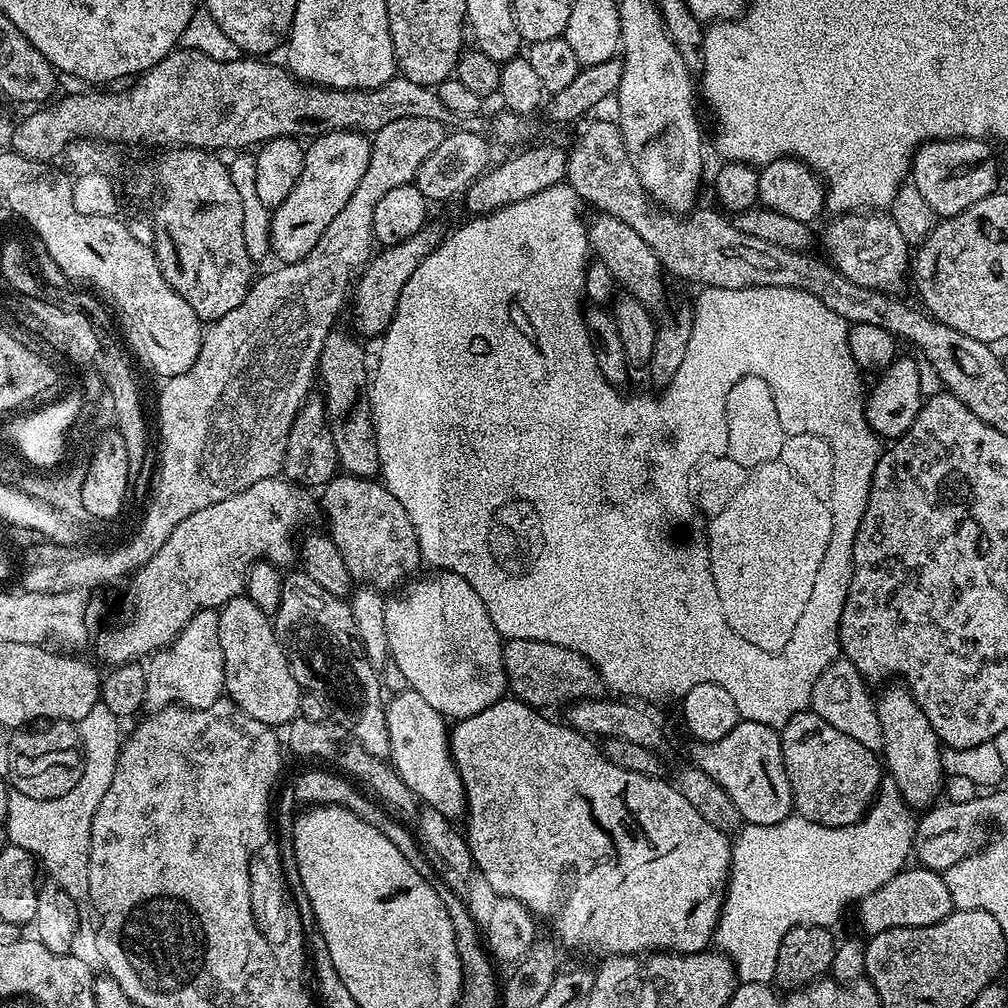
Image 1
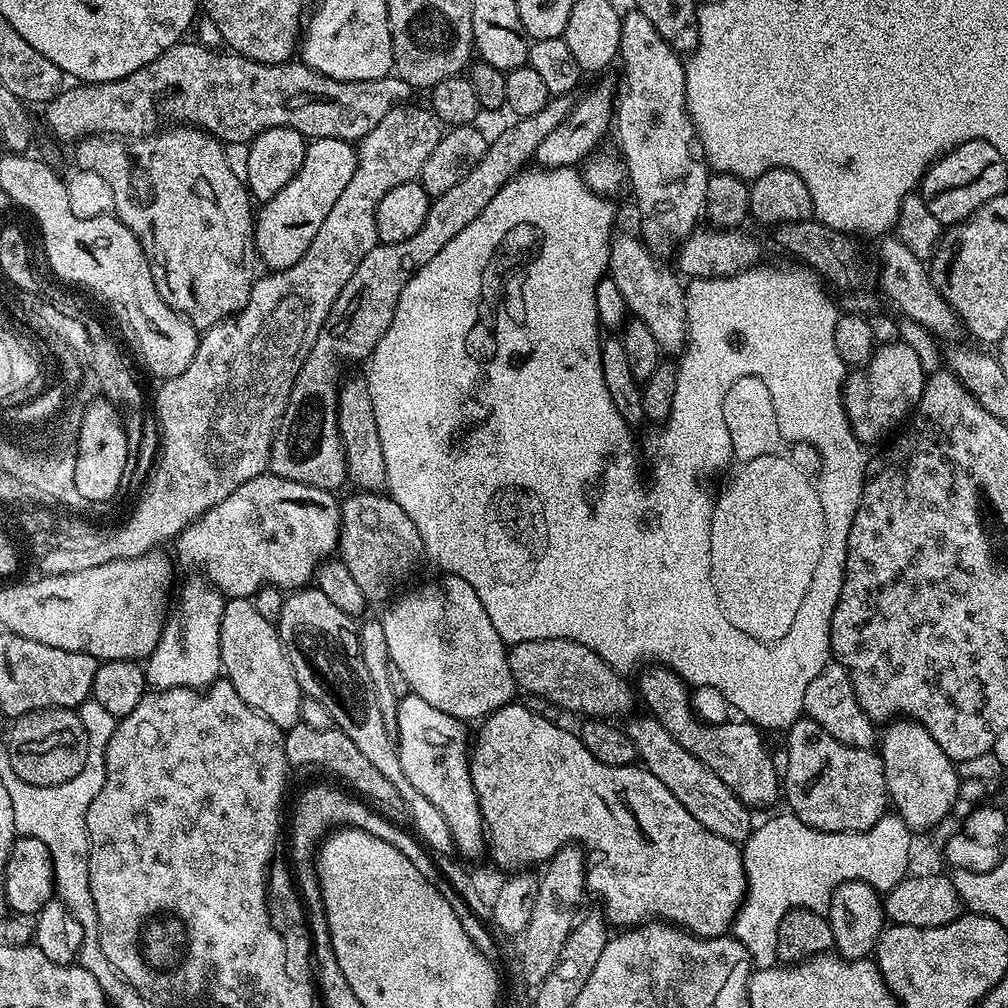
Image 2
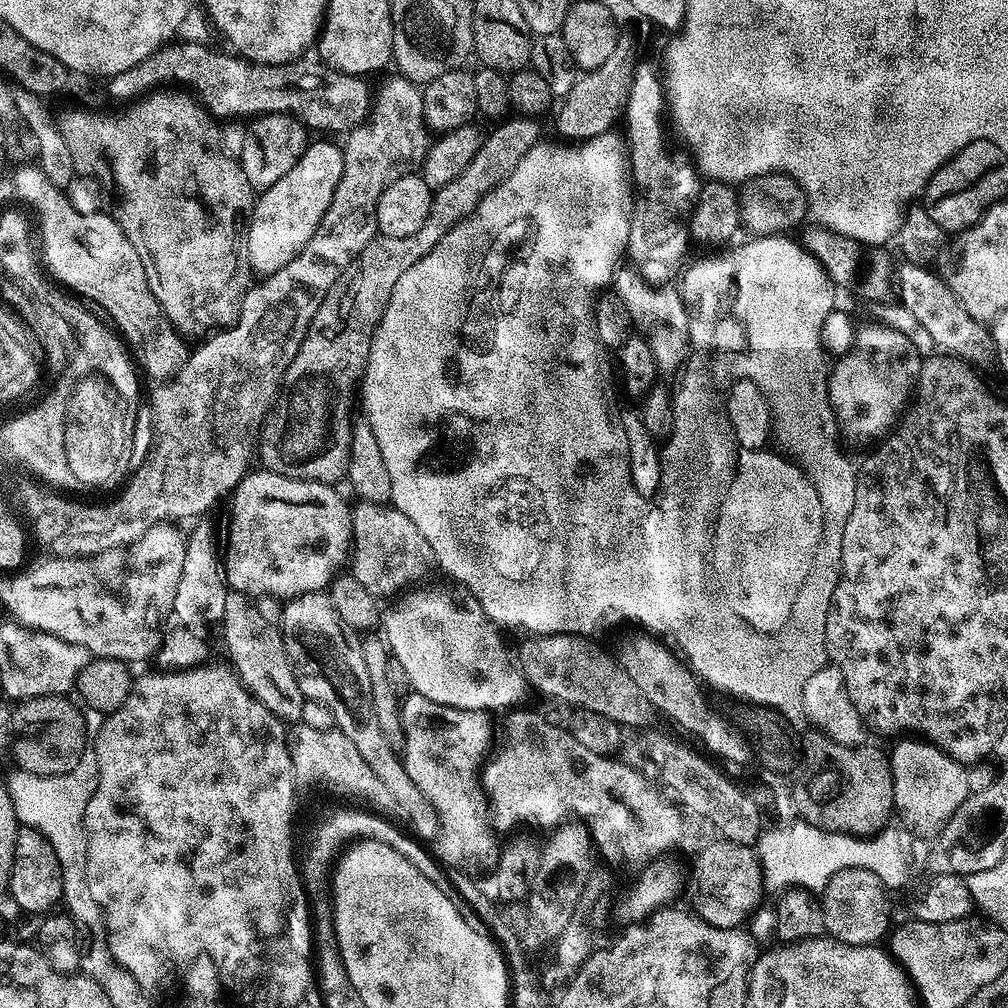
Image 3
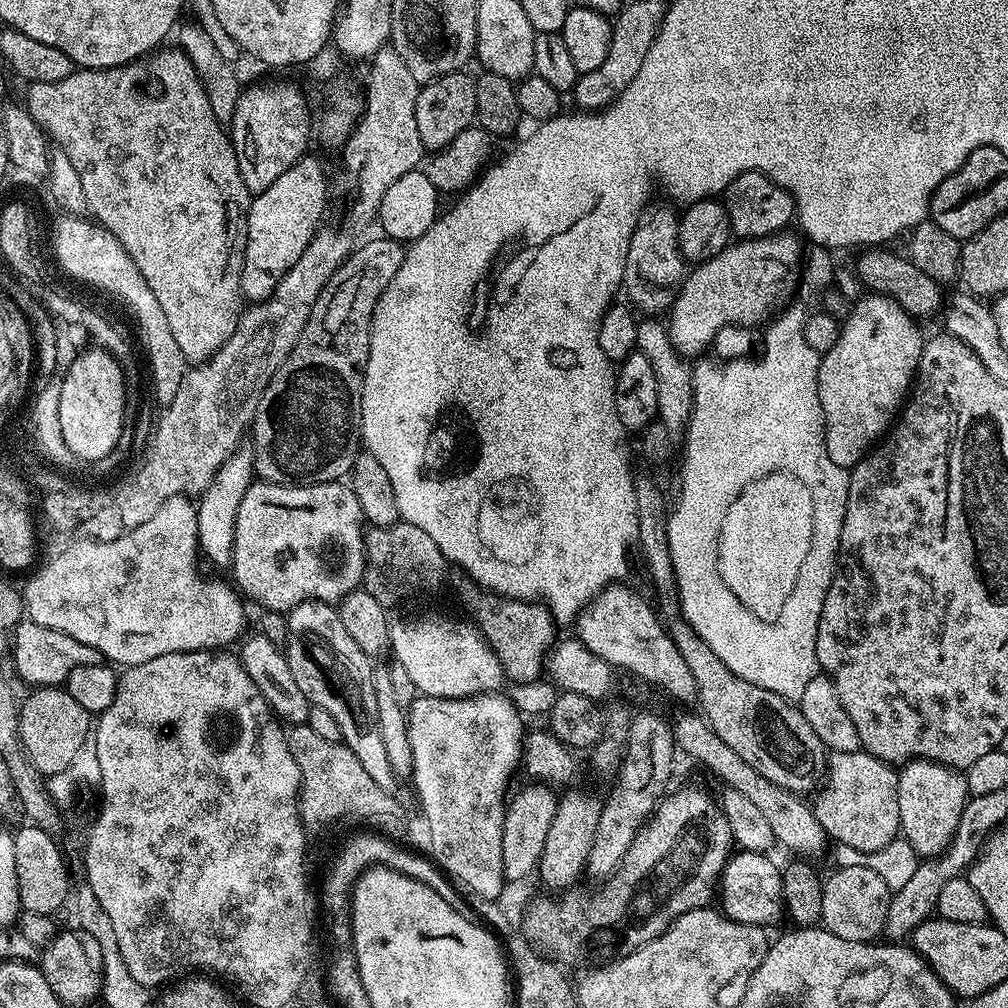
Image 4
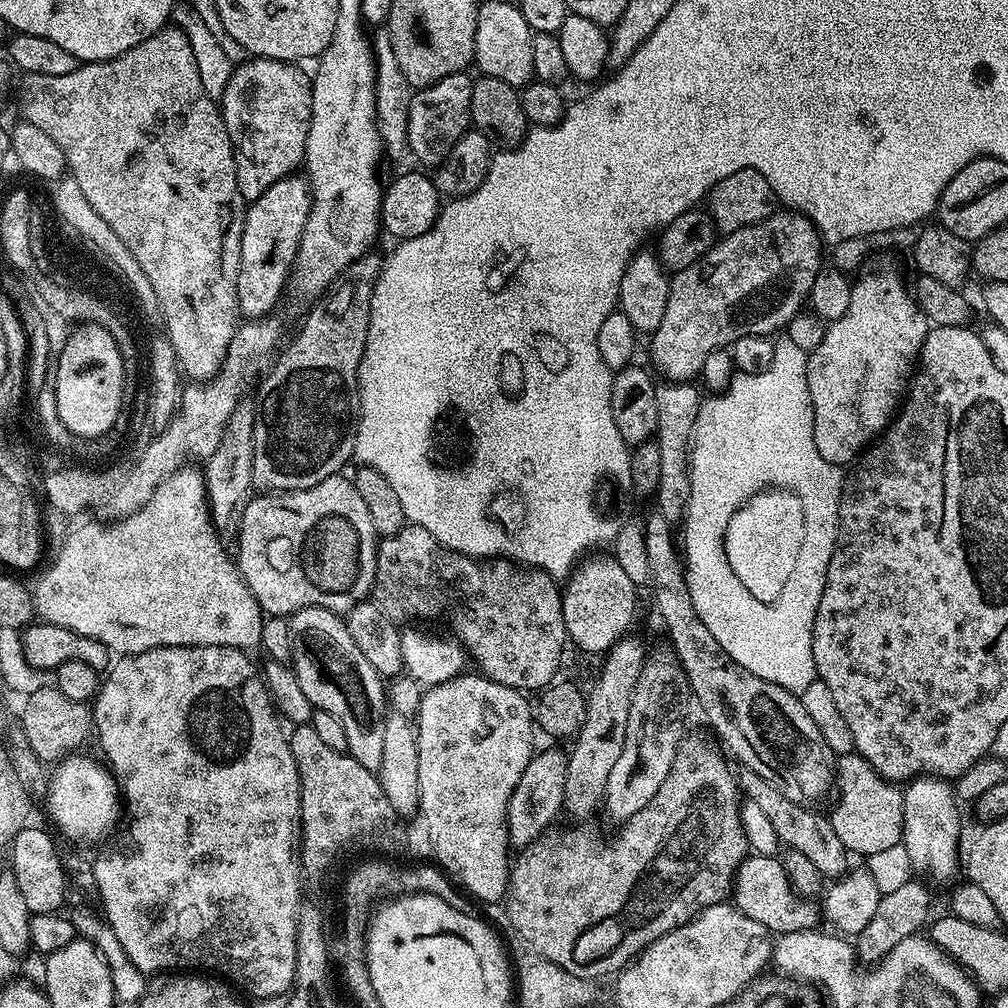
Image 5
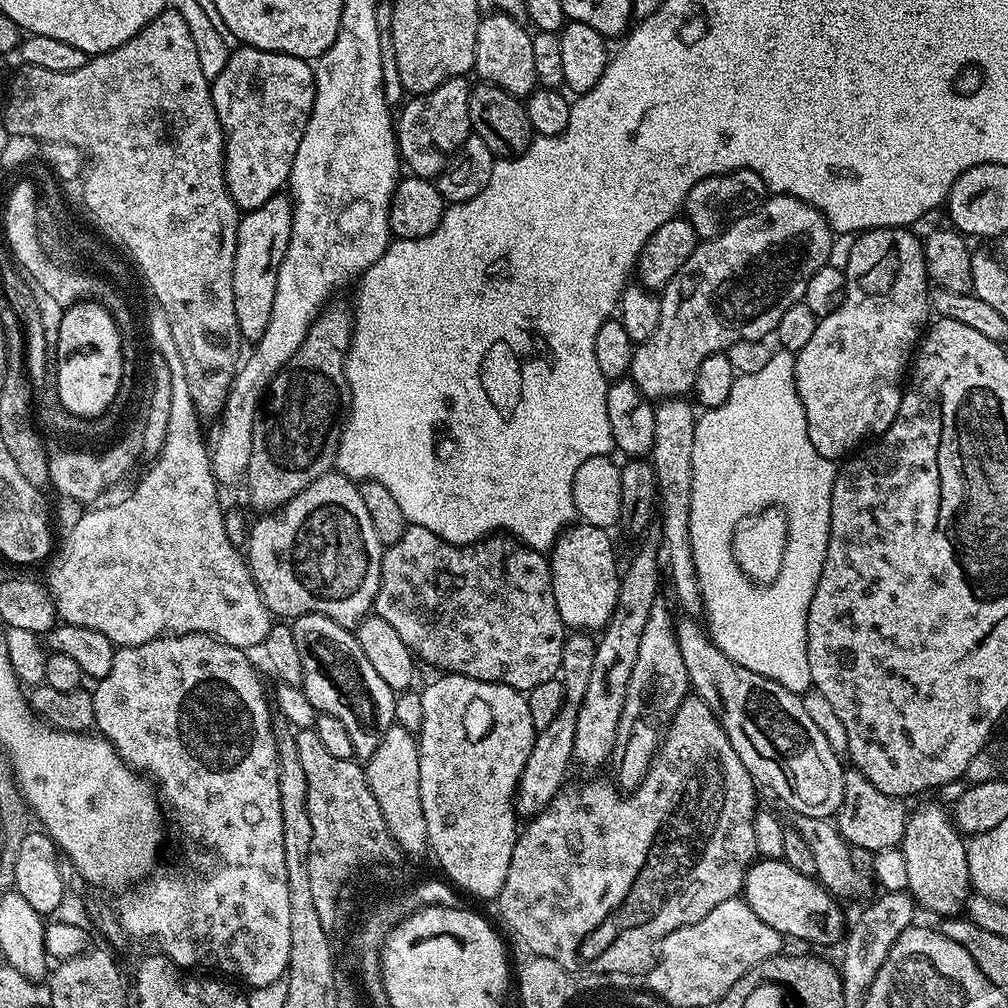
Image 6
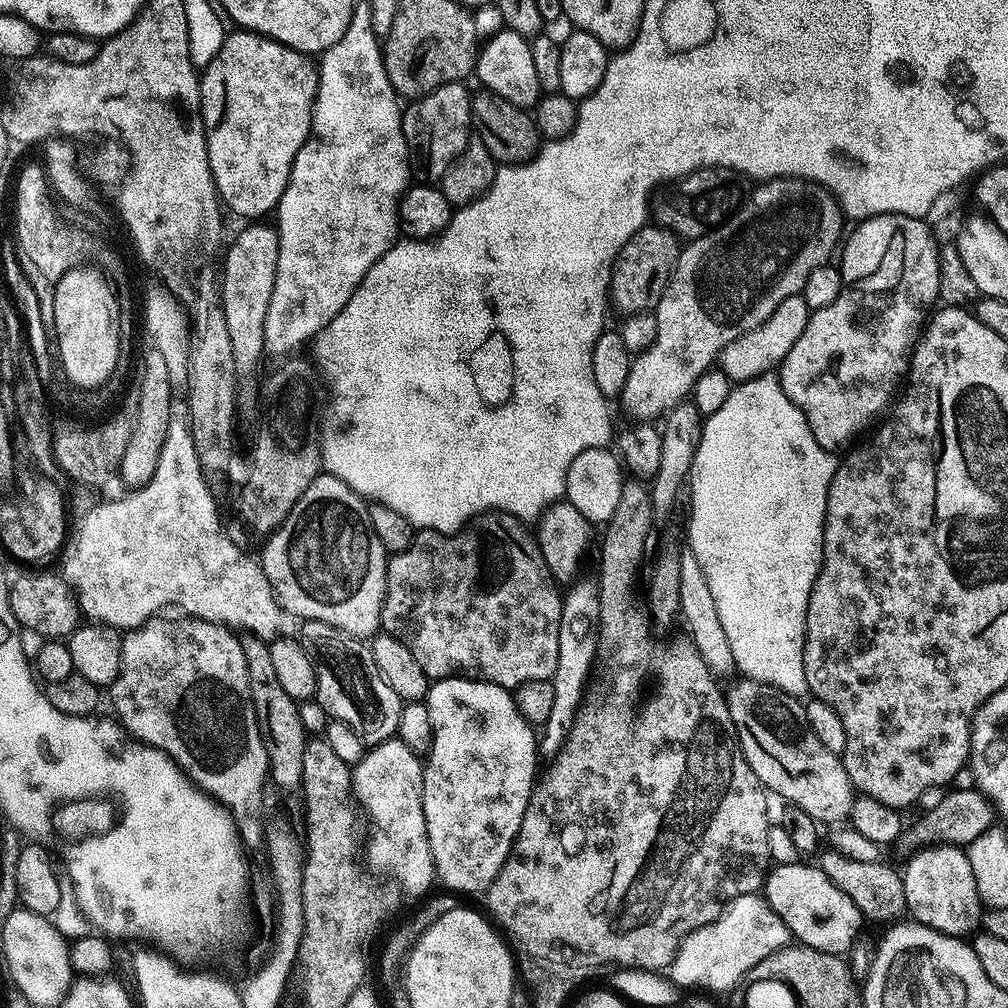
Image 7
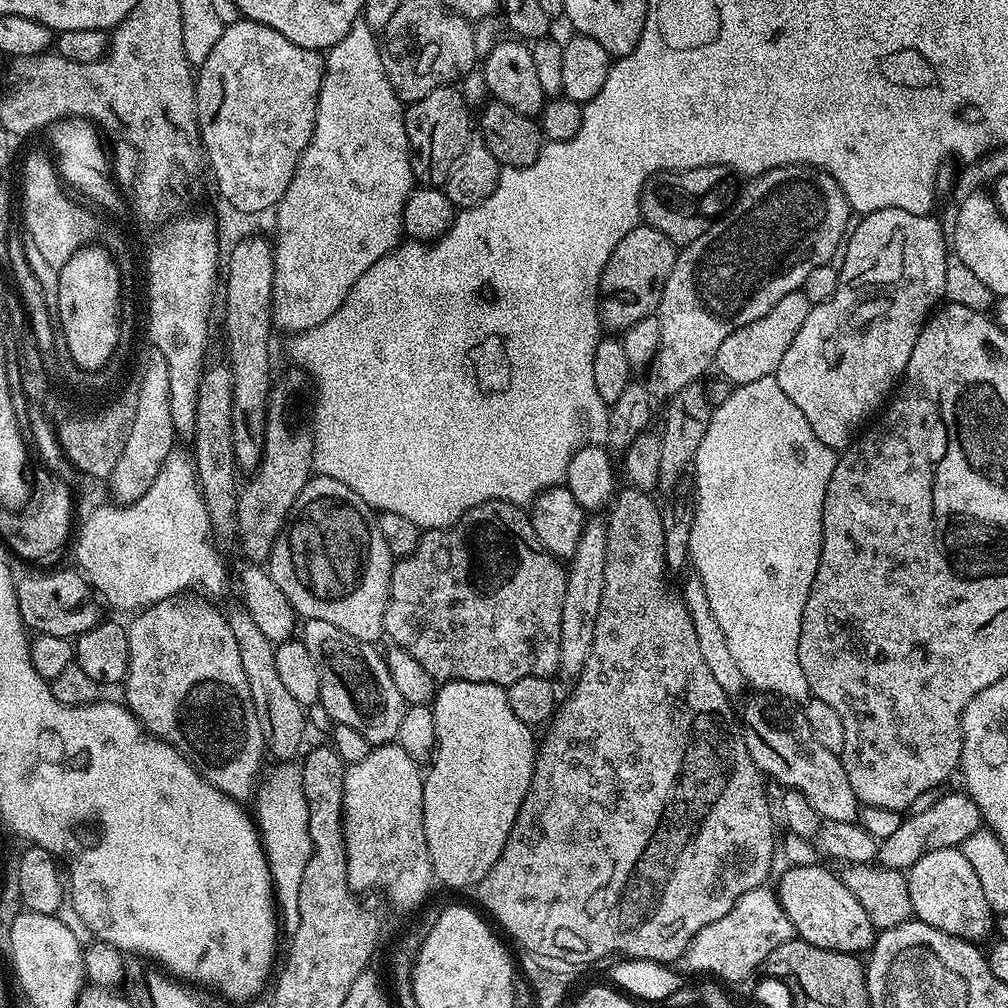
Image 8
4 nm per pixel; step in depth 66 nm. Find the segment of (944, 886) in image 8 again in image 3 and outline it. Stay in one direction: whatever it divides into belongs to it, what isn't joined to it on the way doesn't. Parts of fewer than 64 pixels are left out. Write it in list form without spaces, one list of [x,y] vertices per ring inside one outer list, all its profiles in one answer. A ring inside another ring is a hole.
[[[900,738],[890,748],[894,782],[895,815],[913,837],[939,837],[940,831],[954,818],[954,810],[968,797],[968,771],[965,765],[950,758],[923,738]]]

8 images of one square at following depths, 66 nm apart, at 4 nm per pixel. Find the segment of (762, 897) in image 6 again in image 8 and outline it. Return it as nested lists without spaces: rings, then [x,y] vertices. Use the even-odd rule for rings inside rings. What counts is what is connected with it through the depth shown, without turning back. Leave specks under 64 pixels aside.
[[[800,864],[781,874],[780,885],[775,885],[774,891],[782,910],[786,910],[786,918],[790,918],[793,933],[799,939],[826,950],[853,954],[864,954],[871,949],[878,935],[877,929],[872,927],[870,918],[866,918],[866,910],[862,910],[858,898],[846,890],[837,873],[835,876],[820,864]]]

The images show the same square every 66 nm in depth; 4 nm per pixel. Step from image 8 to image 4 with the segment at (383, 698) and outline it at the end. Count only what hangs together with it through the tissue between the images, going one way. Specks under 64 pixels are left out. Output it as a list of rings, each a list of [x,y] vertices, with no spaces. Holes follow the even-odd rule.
[[[329,601],[302,602],[287,613],[287,618],[286,655],[290,674],[294,674],[294,682],[298,682],[298,690],[306,694],[309,705],[322,706],[322,710],[334,717],[334,722],[338,722],[341,741],[354,750],[354,758],[358,758],[366,774],[370,774],[378,786],[395,789],[398,777],[390,766],[390,757],[386,755],[386,745],[382,743],[378,726],[373,661],[362,650],[358,650],[354,638],[346,634],[346,626],[342,626],[339,611]]]

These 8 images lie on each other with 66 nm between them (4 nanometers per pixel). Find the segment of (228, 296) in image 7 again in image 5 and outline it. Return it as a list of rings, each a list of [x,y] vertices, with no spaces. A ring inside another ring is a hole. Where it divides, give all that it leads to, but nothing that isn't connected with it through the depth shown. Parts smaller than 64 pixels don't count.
[[[293,174],[284,176],[266,194],[247,205],[244,214],[244,229],[242,230],[242,258],[238,270],[238,306],[241,317],[256,320],[259,316],[267,316],[280,300],[284,292],[284,283],[289,283],[290,273],[293,271],[298,246],[302,238],[302,230],[306,226],[306,218],[310,214],[312,205],[312,189],[303,175]]]

